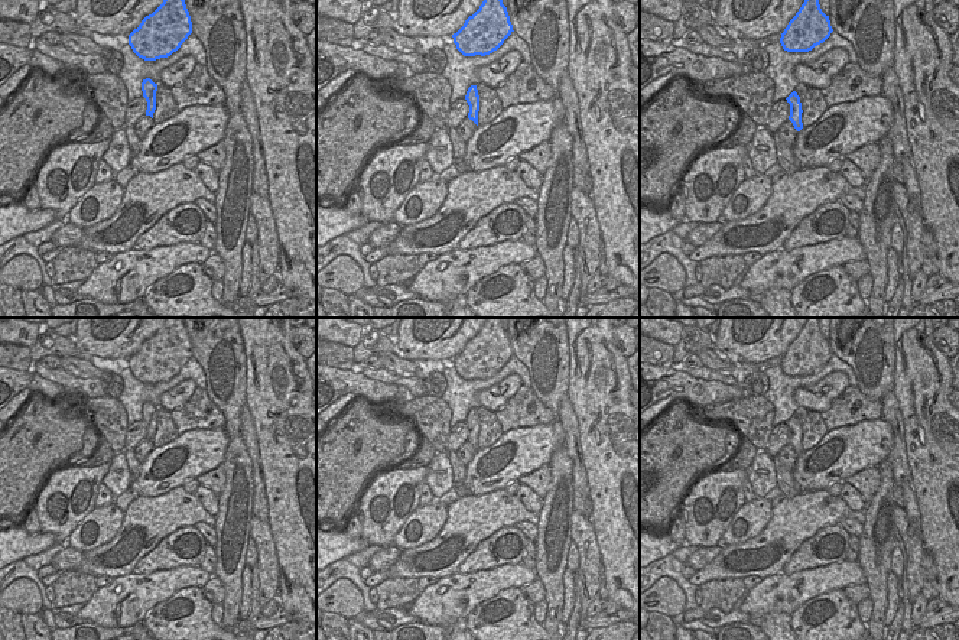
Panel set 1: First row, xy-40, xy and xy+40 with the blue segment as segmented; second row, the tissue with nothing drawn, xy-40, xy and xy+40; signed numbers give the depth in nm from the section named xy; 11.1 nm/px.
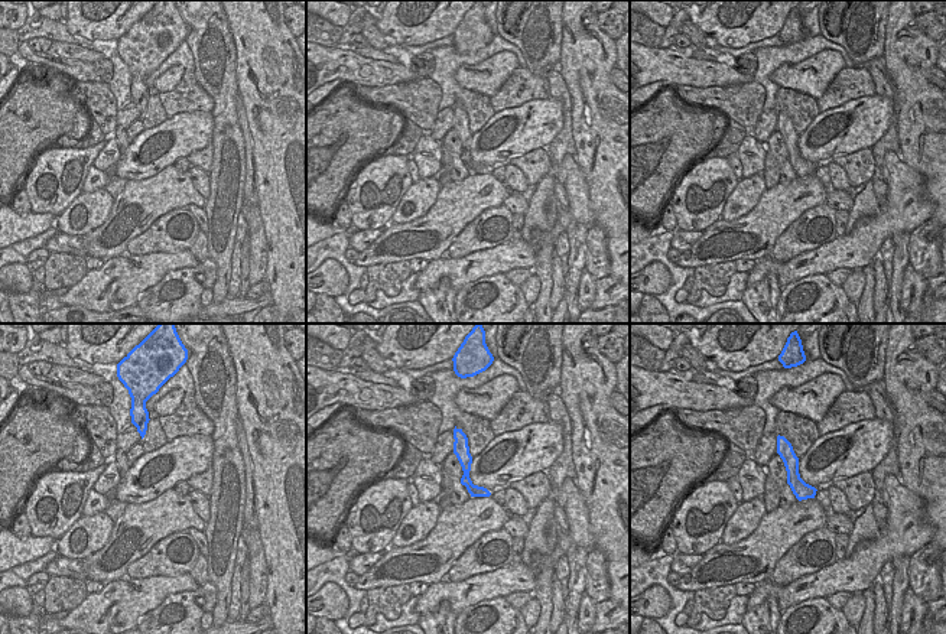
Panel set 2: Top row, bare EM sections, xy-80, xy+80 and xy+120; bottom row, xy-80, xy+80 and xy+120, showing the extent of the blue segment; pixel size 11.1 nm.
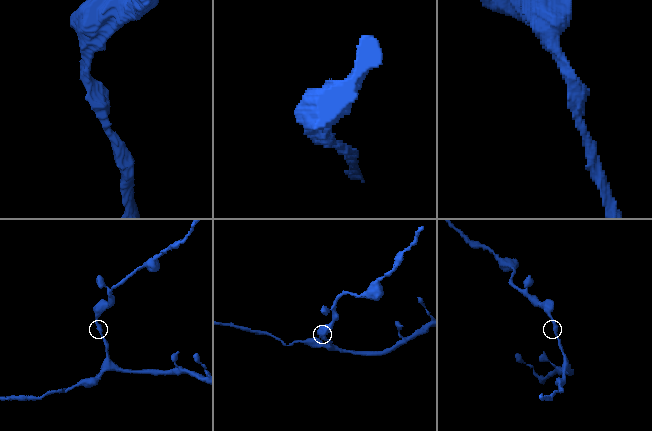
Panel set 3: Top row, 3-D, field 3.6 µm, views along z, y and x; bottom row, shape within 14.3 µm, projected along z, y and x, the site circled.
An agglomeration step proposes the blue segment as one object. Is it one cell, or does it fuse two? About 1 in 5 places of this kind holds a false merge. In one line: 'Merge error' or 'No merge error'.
No merge error

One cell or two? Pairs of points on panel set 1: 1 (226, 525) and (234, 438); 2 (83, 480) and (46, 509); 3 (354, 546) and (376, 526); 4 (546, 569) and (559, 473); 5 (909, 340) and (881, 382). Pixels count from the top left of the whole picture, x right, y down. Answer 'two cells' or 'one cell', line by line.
1: one cell
2: one cell
3: two cells
4: one cell
5: two cells

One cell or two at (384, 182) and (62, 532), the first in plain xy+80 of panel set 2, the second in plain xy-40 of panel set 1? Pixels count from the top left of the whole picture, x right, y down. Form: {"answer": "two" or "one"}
{"answer": "one"}

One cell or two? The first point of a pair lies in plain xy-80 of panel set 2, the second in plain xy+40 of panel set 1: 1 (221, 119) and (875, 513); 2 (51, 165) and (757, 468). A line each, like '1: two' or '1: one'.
1: one
2: two

